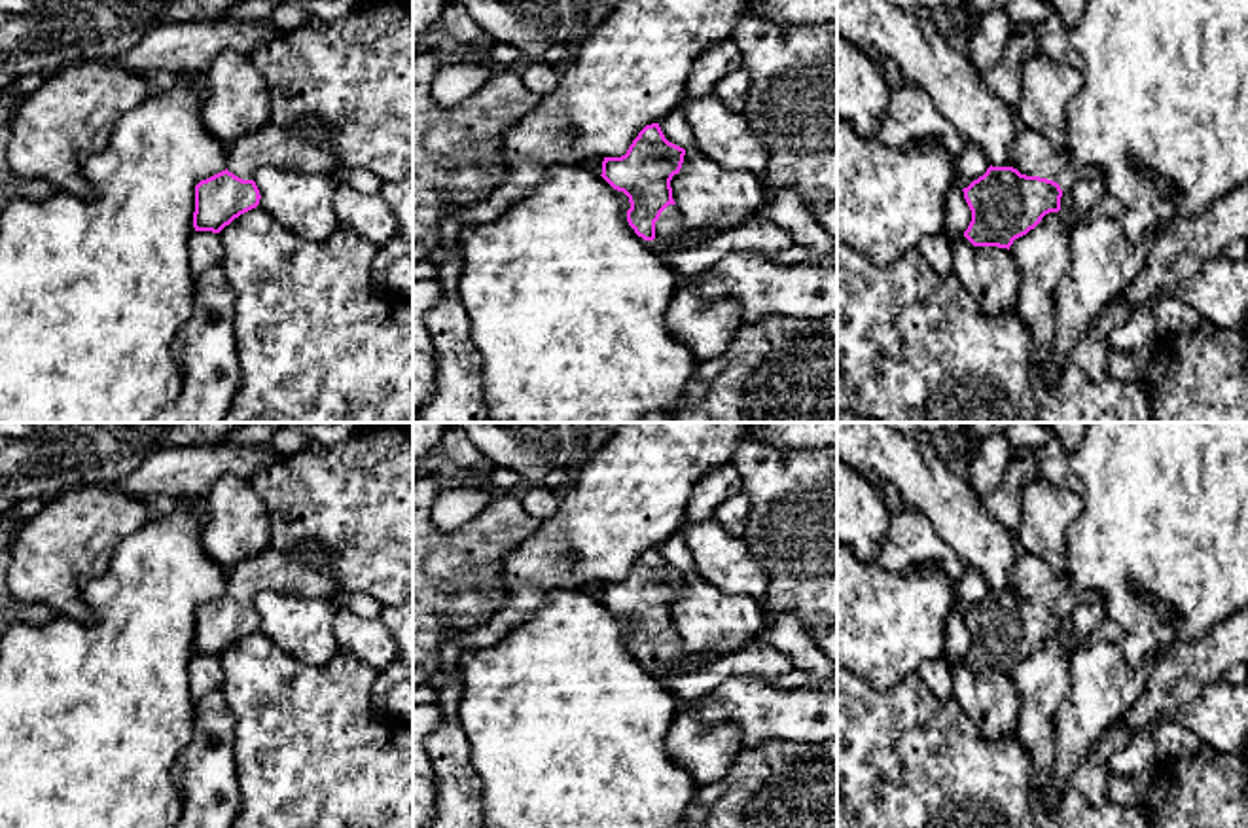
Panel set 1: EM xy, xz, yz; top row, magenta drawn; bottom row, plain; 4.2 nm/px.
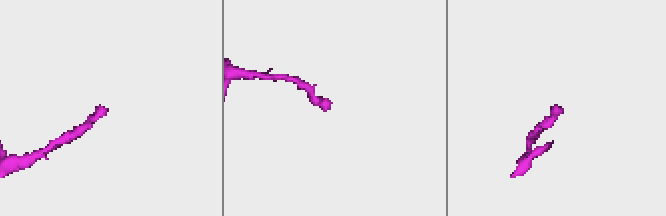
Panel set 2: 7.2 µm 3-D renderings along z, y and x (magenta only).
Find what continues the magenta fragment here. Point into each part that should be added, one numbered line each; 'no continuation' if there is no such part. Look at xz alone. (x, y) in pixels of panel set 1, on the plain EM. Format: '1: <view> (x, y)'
1: xz (669, 652)

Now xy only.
1: xy (277, 571)

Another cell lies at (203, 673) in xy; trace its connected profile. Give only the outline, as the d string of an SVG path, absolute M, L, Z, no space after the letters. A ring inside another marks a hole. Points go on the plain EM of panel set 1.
M193 656L187 667L193 701L199 701L205 693L222 688L222 676L218 673L218 667L220 657Z

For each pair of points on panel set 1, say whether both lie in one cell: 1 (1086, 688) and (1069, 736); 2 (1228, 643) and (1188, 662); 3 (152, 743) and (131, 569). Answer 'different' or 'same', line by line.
1: same
2: same
3: same

